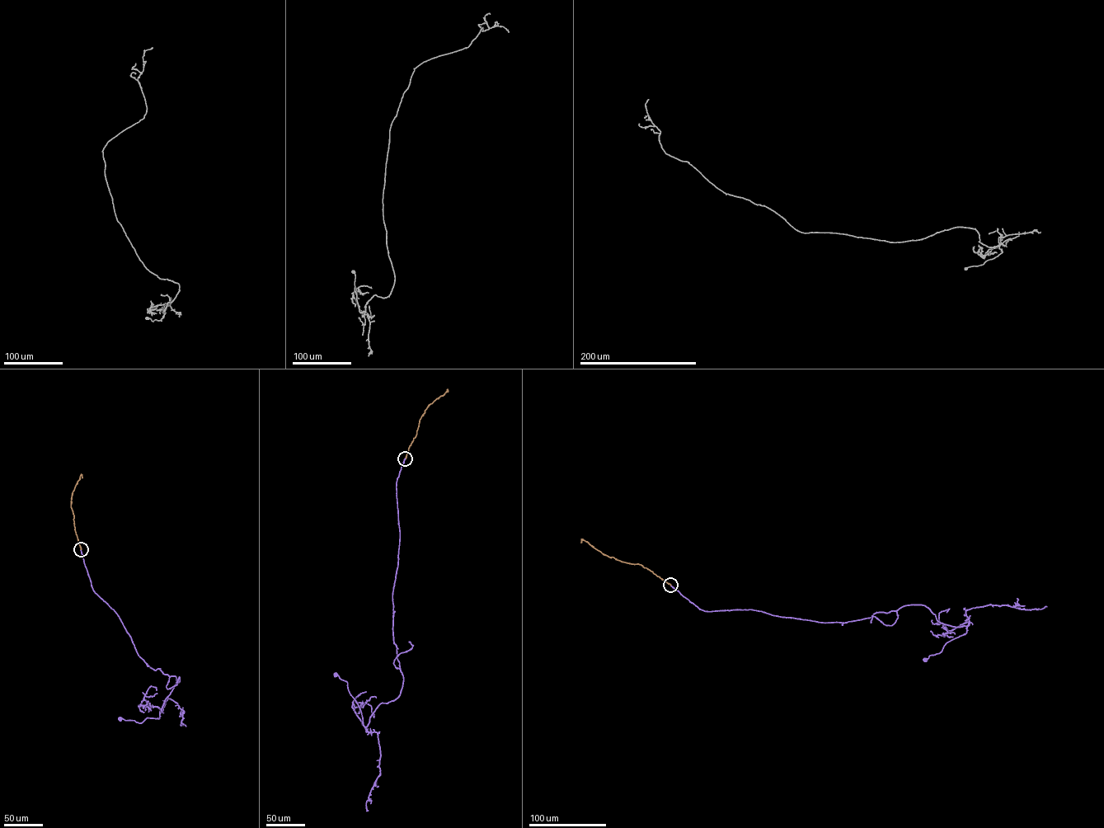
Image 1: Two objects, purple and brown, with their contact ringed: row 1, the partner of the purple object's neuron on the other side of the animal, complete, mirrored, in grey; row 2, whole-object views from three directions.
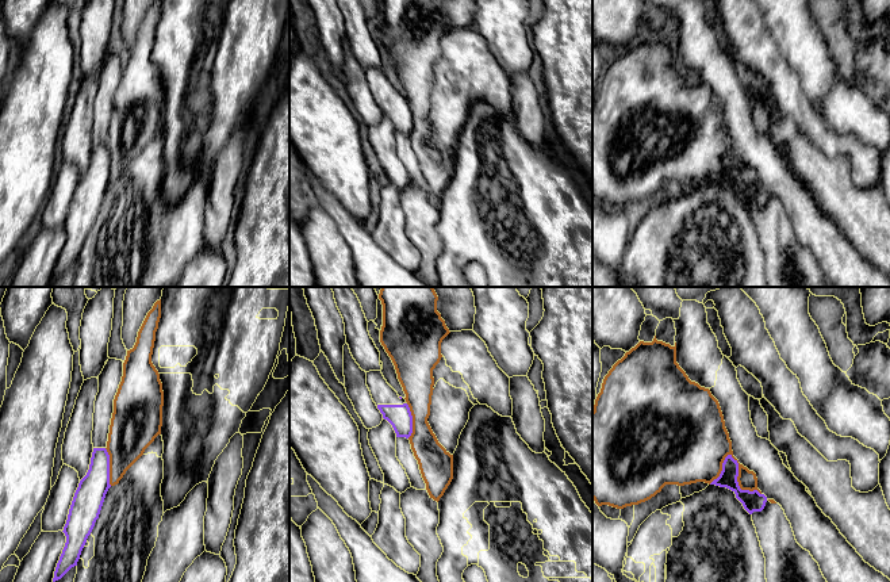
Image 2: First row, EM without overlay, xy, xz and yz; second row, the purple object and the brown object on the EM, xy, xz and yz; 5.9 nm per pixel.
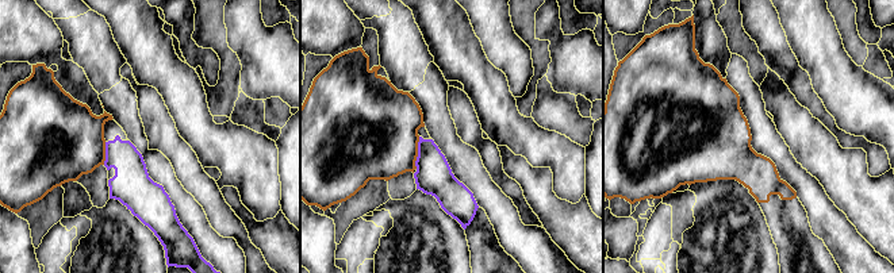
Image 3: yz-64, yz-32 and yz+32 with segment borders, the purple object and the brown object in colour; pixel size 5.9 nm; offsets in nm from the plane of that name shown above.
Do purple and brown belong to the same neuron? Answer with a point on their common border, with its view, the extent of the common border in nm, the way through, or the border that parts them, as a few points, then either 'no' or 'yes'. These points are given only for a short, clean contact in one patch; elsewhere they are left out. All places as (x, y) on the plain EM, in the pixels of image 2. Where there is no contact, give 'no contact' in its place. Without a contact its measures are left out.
meets purple in yz at (737, 163); contact 320 nm long; border along yz (709, 180), (729, 152), (737, 160), (737, 182), (760, 191); no

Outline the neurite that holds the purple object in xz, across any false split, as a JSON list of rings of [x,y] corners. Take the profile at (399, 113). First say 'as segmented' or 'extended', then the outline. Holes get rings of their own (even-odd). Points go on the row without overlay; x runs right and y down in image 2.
extended; [[[381,68],[367,69],[367,83],[383,115],[392,122],[396,134],[408,135],[413,130],[413,112],[406,96],[399,95]]]

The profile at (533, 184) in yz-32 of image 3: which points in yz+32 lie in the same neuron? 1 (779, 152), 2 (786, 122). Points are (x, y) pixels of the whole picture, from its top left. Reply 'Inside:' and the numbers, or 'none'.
Inside: 2

